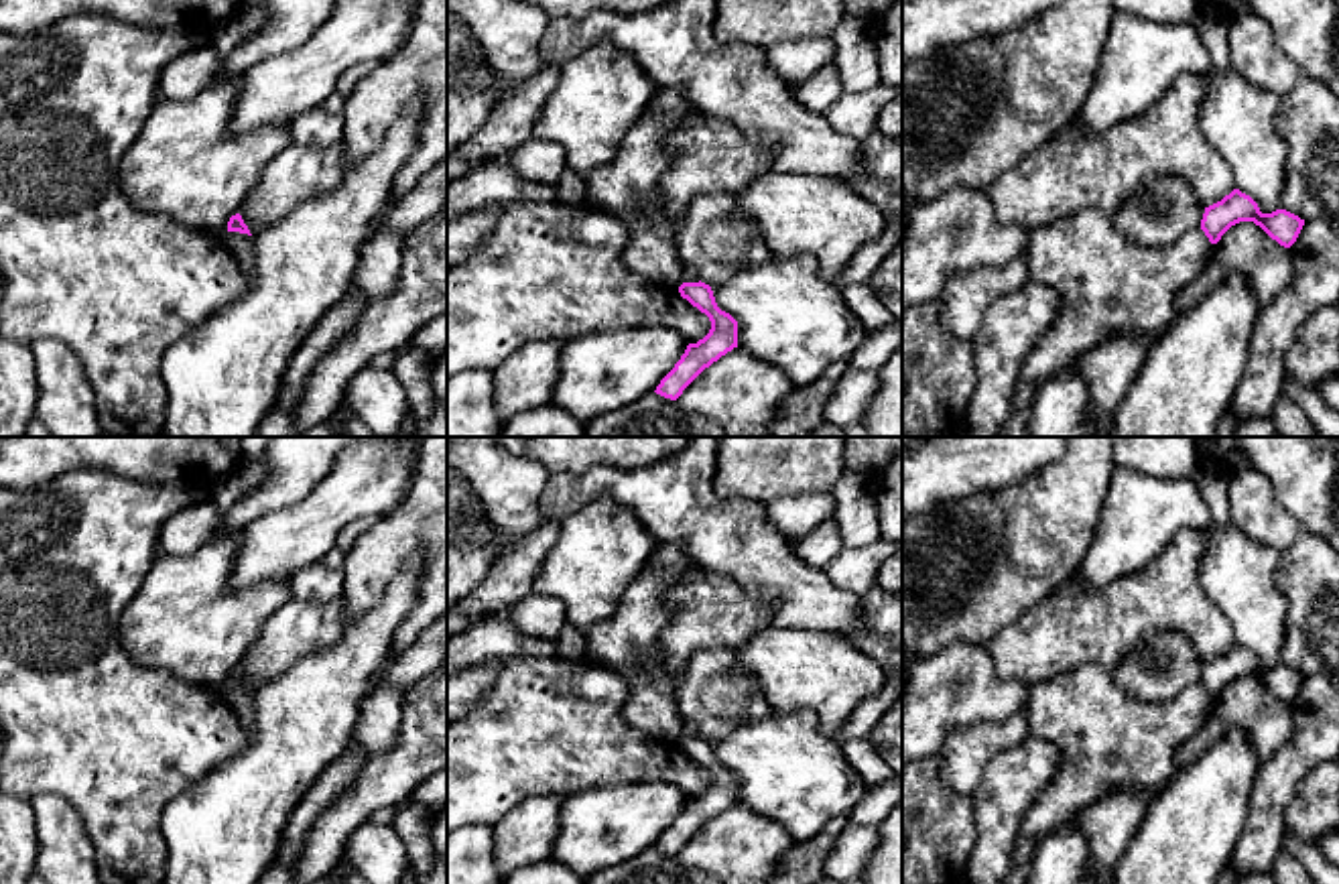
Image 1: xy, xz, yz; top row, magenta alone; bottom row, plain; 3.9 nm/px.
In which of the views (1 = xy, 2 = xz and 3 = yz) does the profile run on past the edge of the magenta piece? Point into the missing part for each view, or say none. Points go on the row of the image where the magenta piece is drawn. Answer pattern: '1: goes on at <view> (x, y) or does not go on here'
1: does not go on here
2: does not go on here
3: does not go on here

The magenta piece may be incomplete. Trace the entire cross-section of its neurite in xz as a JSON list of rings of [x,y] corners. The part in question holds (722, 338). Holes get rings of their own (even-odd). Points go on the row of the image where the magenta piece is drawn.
[[[683,282],[679,293],[709,317],[711,329],[703,339],[687,345],[681,360],[656,386],[654,392],[671,400],[677,400],[705,368],[738,348],[738,321],[717,307],[709,285]]]

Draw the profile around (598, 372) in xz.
[[[668,327],[593,331],[563,345],[551,404],[579,421],[626,406],[656,390],[687,350]]]

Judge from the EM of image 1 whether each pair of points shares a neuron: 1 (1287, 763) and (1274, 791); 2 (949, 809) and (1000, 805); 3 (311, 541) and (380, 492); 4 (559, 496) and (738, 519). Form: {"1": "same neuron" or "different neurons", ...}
{"1": "same neuron", "2": "different neurons", "3": "same neuron", "4": "same neuron"}

